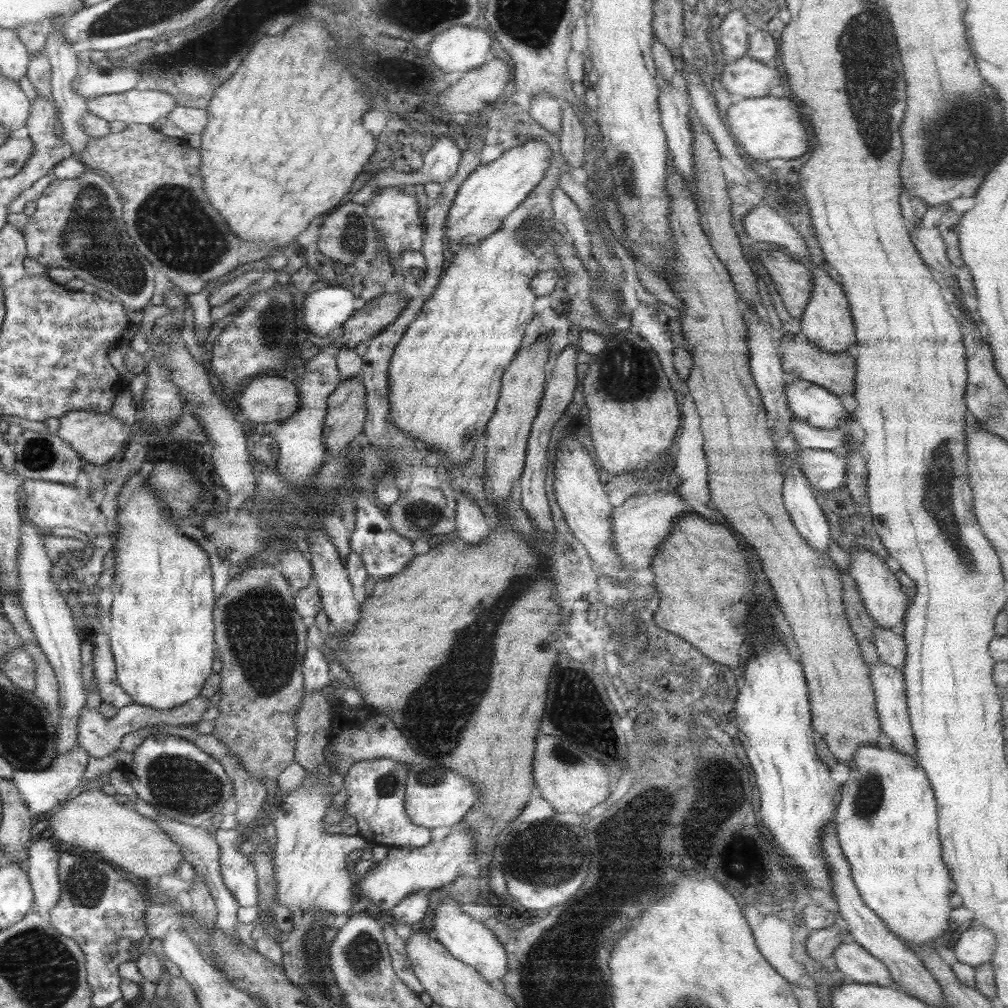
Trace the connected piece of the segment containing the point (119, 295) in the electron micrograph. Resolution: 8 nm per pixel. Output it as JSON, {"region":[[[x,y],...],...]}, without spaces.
{"region":[[[87,170],[72,180],[54,180],[44,189],[42,196],[35,202],[35,210],[30,216],[20,216],[10,213],[7,216],[8,224],[24,229],[22,232],[26,243],[27,256],[38,261],[48,269],[63,267],[71,270],[74,276],[85,283],[93,284],[97,289],[112,293],[123,305],[127,314],[142,311],[150,304],[150,299],[160,288],[156,269],[149,264],[146,257],[136,248],[125,229],[122,216],[122,201],[118,191],[108,183],[104,177],[92,170]]]}

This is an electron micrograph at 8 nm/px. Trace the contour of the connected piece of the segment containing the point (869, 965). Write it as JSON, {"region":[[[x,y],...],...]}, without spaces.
{"region":[[[852,940],[840,943],[834,949],[831,960],[835,963],[832,967],[842,972],[847,981],[883,987],[894,983],[888,968]]]}

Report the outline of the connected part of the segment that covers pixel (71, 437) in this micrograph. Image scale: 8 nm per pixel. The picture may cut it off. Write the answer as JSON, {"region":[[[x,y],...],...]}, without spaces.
{"region":[[[73,411],[64,414],[58,422],[56,434],[80,455],[84,463],[92,462],[95,465],[105,466],[112,461],[120,450],[124,450],[132,435],[124,432],[125,424],[111,413]]]}

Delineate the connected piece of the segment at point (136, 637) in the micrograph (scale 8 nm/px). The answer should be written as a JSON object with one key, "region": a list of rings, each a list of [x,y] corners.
{"region":[[[143,482],[129,497],[128,502],[123,506],[118,506],[118,524],[116,524],[116,534],[113,537],[115,548],[115,572],[112,584],[113,601],[111,604],[112,630],[109,634],[109,647],[113,652],[115,661],[115,670],[117,683],[122,690],[134,700],[136,704],[154,708],[154,710],[172,710],[179,707],[184,702],[200,696],[205,680],[213,673],[212,660],[216,656],[216,644],[214,638],[214,603],[216,602],[215,592],[213,590],[213,570],[211,567],[210,555],[204,551],[192,538],[190,533],[182,532],[176,523],[177,519],[170,516],[160,502],[156,494],[152,494],[150,486]]]}

